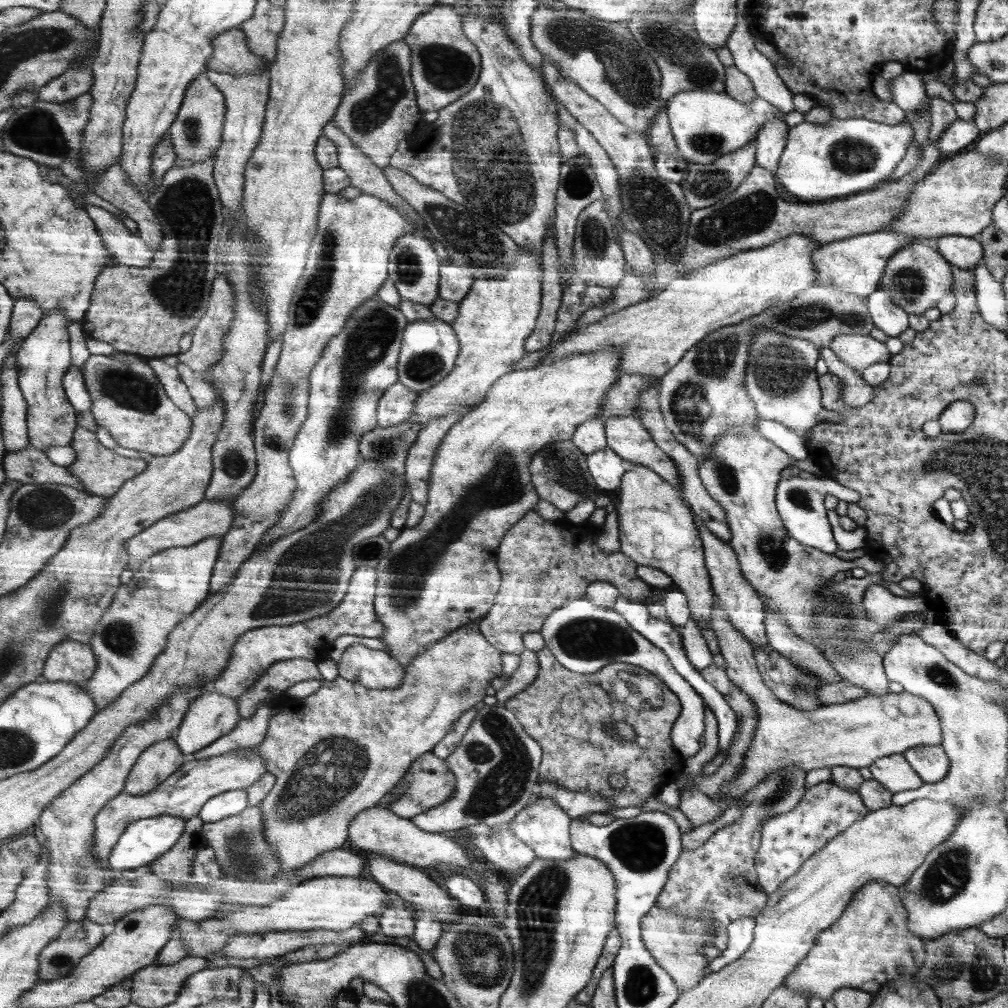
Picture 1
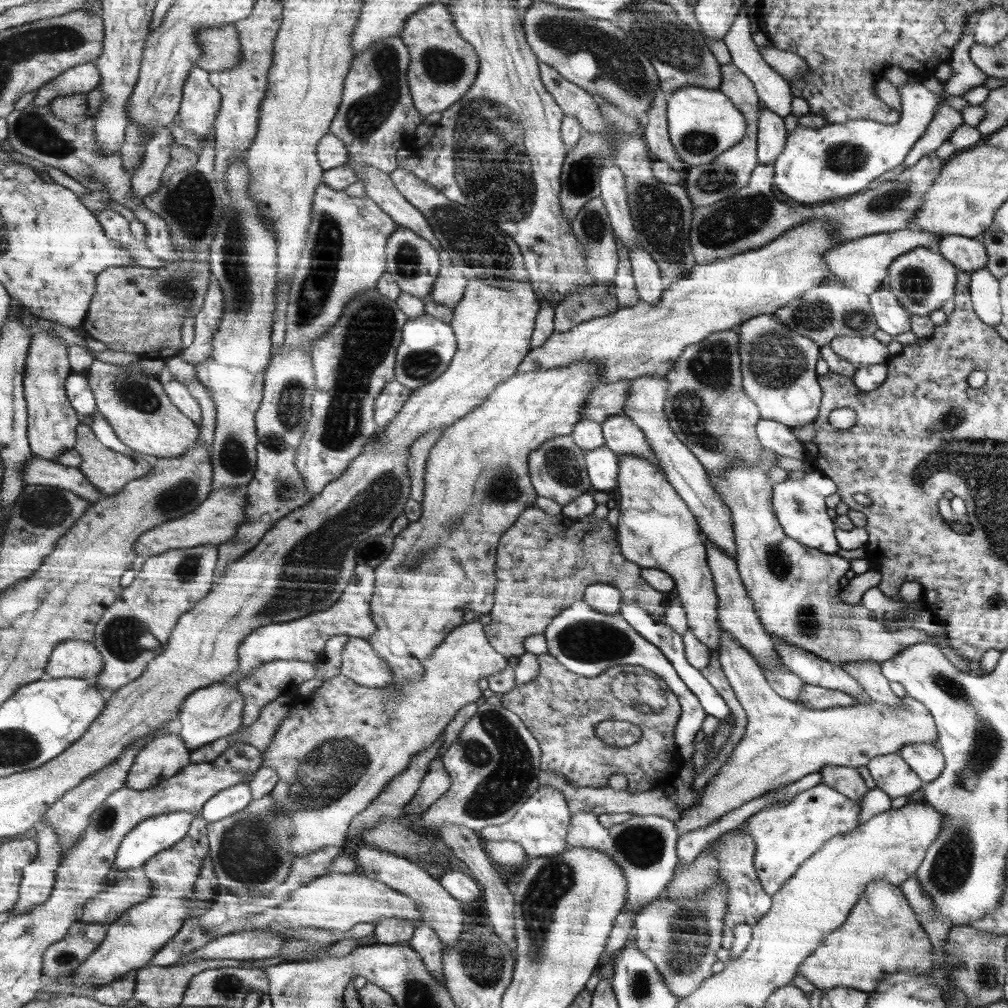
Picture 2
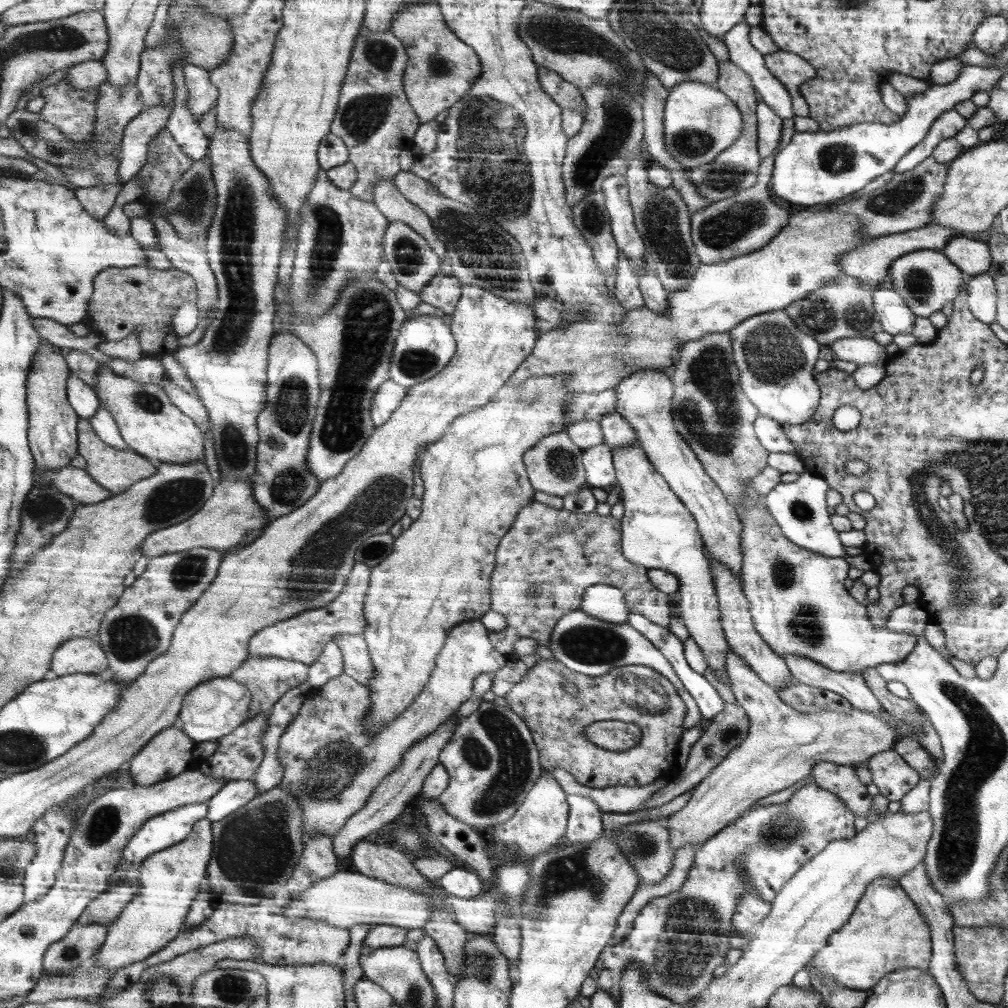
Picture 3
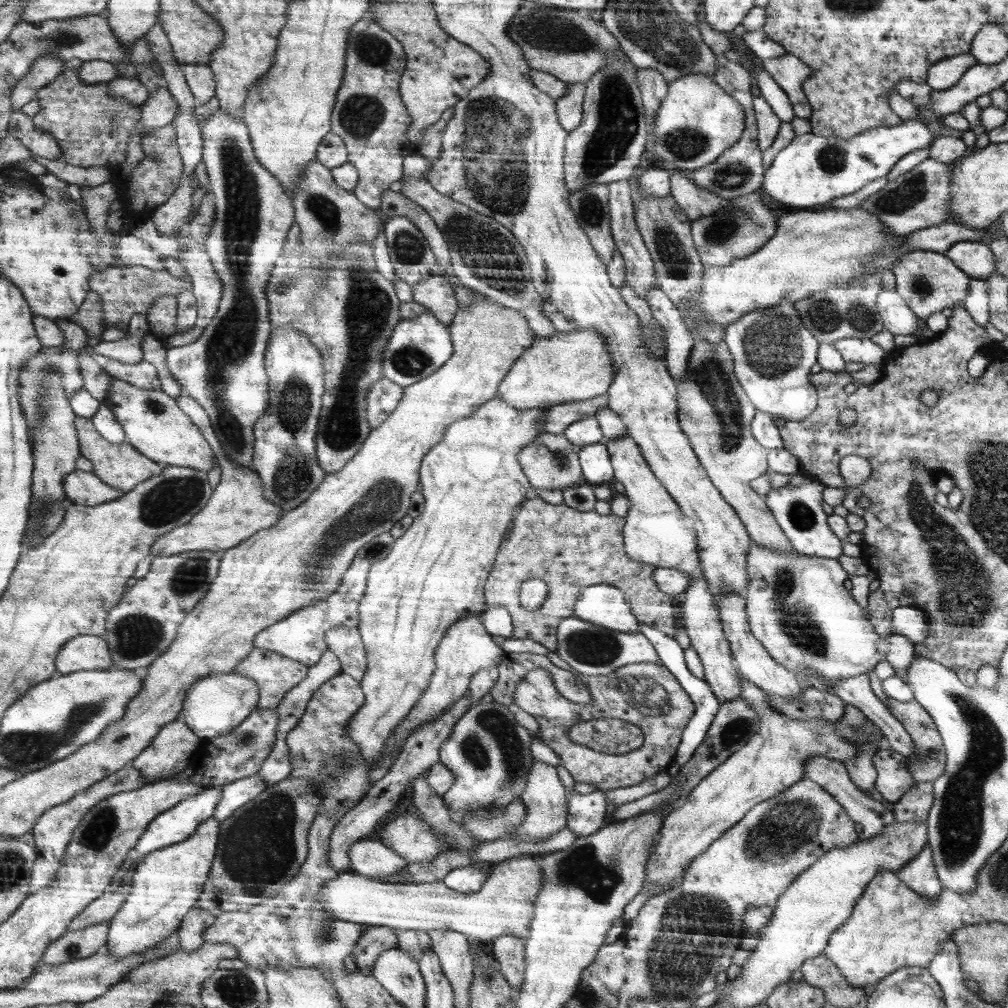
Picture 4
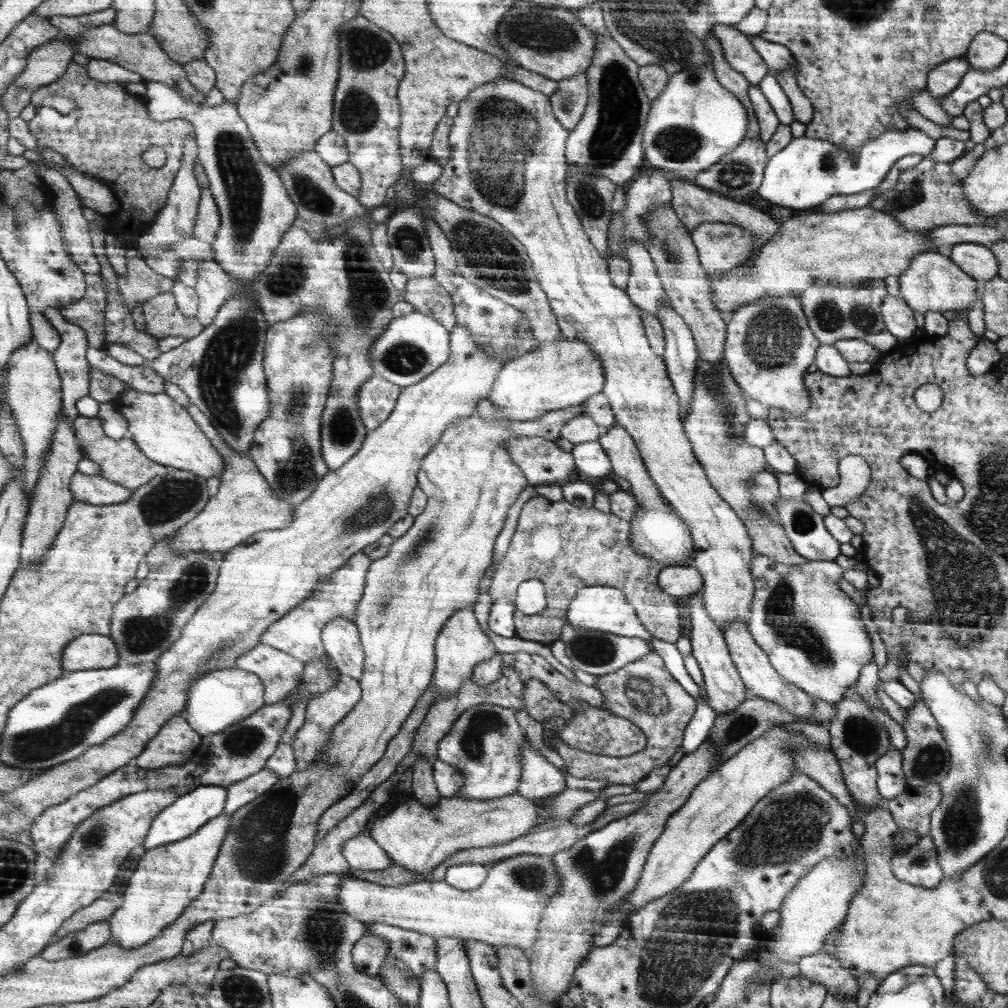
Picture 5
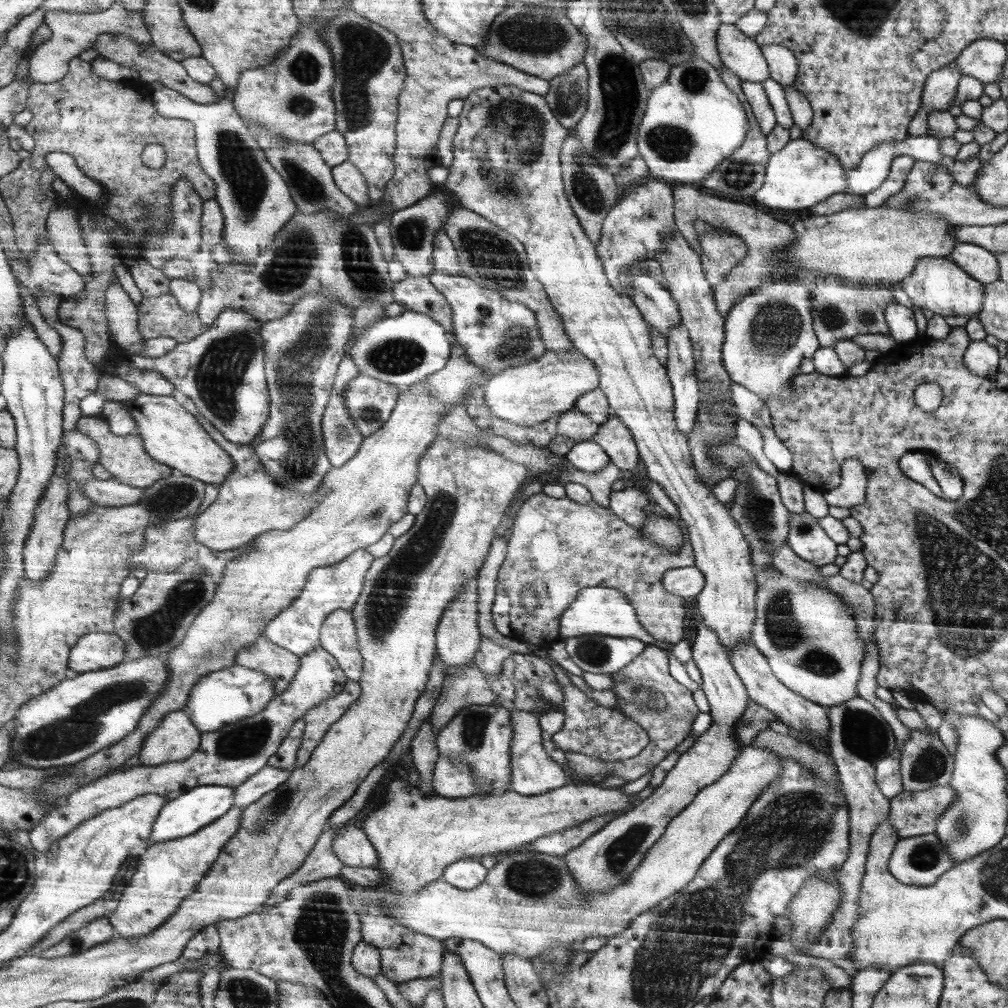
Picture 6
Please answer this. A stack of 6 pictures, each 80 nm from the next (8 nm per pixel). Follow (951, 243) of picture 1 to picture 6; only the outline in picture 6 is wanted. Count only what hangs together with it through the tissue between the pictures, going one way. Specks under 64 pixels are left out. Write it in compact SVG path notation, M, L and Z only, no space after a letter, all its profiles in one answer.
M960 243L949 256L964 272L988 284L999 279L999 262L996 254L972 243Z

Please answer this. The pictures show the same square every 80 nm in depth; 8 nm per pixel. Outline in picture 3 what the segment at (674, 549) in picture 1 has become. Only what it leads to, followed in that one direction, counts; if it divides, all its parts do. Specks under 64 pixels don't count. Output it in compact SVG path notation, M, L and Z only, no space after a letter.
M640 445L611 448L611 451L616 483L622 489L620 500L625 506L621 518L623 556L649 570L661 569L674 573L680 582L678 591L682 599L678 612L687 626L689 638L695 640L700 650L703 650L707 667L714 672L716 679L729 685L726 662L730 643L723 632L711 560L707 557L695 517L677 493L672 492Z

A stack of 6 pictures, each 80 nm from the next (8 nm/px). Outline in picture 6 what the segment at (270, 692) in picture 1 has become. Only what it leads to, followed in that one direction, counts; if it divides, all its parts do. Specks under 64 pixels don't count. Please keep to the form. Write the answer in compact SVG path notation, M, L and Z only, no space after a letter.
M260 635L253 645L239 652L235 664L264 672L274 682L275 693L280 694L296 675L299 657Z

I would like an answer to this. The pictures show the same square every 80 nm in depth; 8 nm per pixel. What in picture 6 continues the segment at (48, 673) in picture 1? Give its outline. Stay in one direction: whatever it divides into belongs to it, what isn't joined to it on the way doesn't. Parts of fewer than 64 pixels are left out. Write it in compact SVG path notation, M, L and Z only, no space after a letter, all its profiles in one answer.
M91 632L77 641L68 662L79 674L115 667L125 658L125 647L126 642L114 632Z

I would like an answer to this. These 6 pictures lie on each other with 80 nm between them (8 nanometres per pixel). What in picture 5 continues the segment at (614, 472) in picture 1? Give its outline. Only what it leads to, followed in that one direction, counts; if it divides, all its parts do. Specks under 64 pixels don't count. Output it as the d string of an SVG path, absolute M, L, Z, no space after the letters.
M598 441L573 445L571 452L575 457L576 467L581 477L602 479L613 470L609 456Z

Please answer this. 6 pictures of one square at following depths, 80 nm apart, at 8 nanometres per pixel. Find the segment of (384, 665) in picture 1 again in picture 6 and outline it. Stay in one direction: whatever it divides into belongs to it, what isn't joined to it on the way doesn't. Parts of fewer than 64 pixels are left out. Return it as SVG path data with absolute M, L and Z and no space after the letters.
M348 610L332 612L319 632L320 646L339 664L347 679L358 681L363 674L363 658L357 641L353 615Z

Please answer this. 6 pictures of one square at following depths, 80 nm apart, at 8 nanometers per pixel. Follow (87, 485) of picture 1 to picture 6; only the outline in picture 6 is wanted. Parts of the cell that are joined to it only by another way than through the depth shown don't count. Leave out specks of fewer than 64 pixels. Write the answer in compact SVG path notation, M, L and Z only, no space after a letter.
M101 416L80 417L75 424L76 429L83 432L85 435L92 437L100 448L99 463L111 472L114 479L123 482L124 484L132 485L136 488L151 487L161 478L168 478L173 471L171 466L162 464L150 456L143 443L143 438L138 435L122 435L118 436L112 432L109 427L108 420L104 420Z

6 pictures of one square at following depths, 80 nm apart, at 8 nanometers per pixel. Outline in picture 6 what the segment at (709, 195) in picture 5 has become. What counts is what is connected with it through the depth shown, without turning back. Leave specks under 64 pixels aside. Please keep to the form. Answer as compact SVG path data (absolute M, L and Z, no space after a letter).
M674 186L673 200L675 212L675 224L681 235L688 241L696 254L701 254L699 245L699 235L694 230L694 221L703 220L712 226L727 228L731 232L742 236L747 243L747 256L736 265L730 272L730 277L724 280L714 289L716 304L720 308L720 313L725 316L737 303L741 296L749 294L749 290L757 288L768 279L775 270L781 270L776 258L771 259L773 254L781 252L785 246L792 245L795 240L795 232L792 225L777 221L767 213L756 210L753 206L727 200L719 196L708 196L701 194L700 190L694 190L692 186Z

